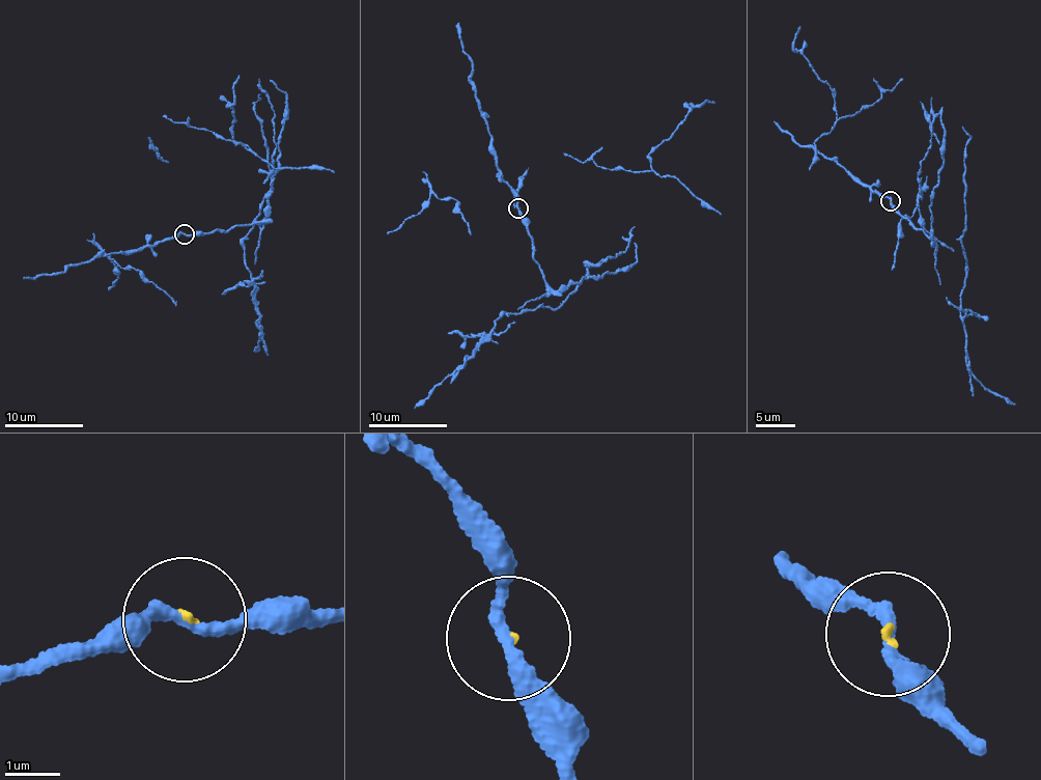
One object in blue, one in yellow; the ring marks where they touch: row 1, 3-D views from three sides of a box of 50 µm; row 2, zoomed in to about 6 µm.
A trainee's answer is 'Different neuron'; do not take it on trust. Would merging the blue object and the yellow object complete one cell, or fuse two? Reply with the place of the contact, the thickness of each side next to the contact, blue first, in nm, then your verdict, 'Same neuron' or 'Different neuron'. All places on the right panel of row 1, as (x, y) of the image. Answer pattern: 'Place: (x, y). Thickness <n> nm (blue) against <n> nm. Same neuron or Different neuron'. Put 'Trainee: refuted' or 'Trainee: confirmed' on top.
Trainee: confirmed
Place: (891, 201). Thickness 200 nm (blue) against 60 nm. Different neuron

